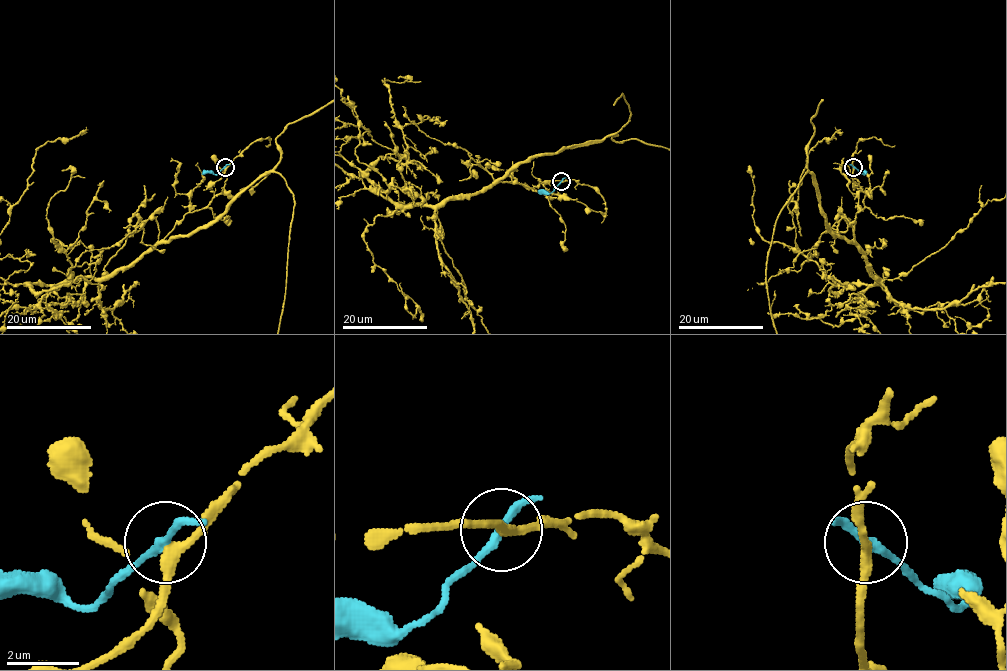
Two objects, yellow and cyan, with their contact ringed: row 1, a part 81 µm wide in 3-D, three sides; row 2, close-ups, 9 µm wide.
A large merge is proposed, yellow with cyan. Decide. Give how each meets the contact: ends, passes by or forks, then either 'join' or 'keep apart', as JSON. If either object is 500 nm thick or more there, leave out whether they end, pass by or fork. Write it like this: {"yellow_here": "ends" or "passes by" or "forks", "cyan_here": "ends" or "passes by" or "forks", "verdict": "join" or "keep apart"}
{"yellow_here": "passes by", "cyan_here": "passes by", "verdict": "keep apart"}

